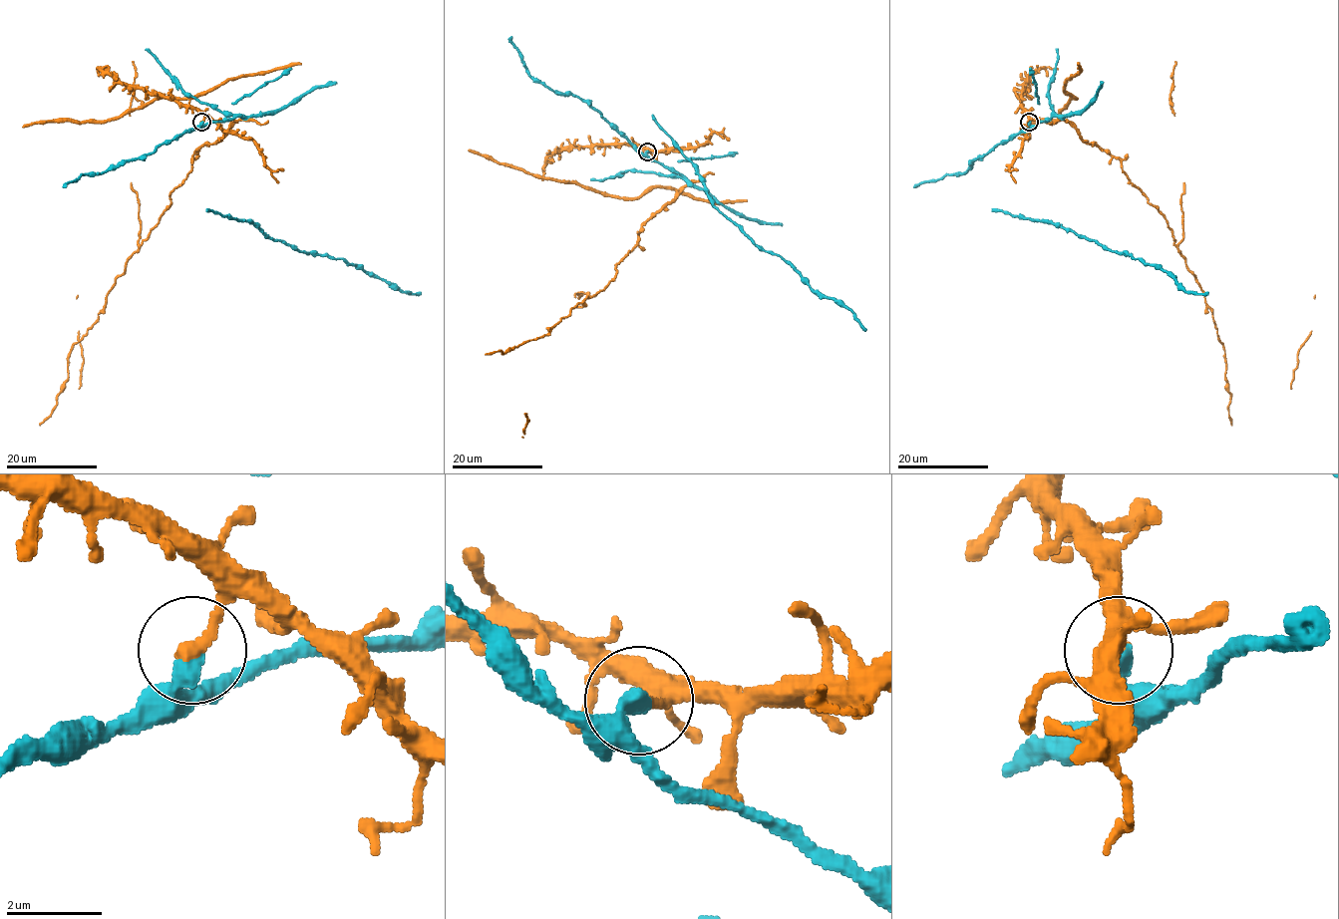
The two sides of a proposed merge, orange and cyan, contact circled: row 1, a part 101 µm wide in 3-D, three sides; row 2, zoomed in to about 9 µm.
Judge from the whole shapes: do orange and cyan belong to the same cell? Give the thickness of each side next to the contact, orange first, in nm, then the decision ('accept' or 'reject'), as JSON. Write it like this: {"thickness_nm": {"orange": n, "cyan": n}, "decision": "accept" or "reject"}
{"thickness_nm": {"orange": 320, "cyan": 380}, "decision": "reject"}

